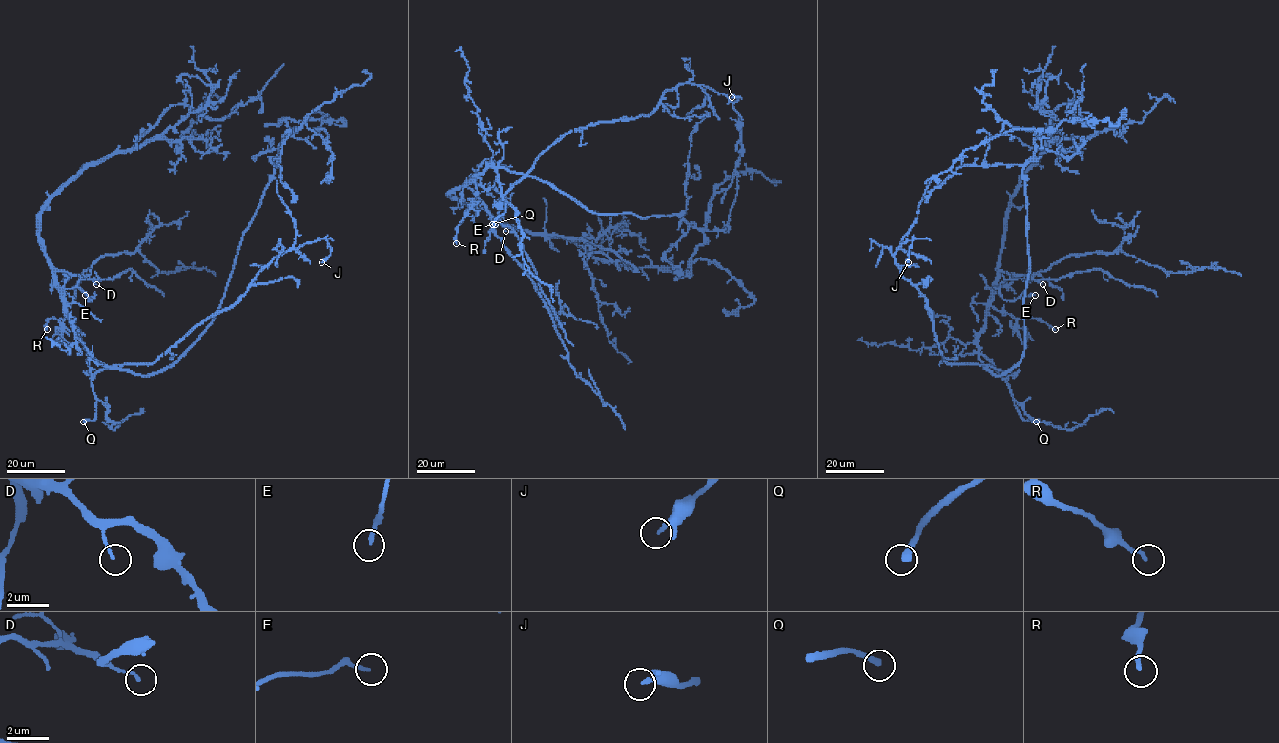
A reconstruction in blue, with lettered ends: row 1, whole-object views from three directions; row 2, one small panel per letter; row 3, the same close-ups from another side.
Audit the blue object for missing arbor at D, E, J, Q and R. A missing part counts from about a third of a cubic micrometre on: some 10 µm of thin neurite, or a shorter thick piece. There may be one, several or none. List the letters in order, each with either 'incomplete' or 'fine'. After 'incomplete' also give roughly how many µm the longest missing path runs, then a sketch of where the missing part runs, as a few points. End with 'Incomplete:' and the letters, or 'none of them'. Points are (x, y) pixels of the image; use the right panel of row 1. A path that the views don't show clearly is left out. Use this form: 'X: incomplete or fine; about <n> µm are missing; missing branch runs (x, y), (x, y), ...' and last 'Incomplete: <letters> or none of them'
D: fine
E: fine
J: fine
Q: incomplete; about 40 µm are missing
R: incomplete; about 25 µm are missing; missing branch runs (1055, 329), (1068, 352), (1062, 360), (1050, 353)
Incomplete: Q, R

